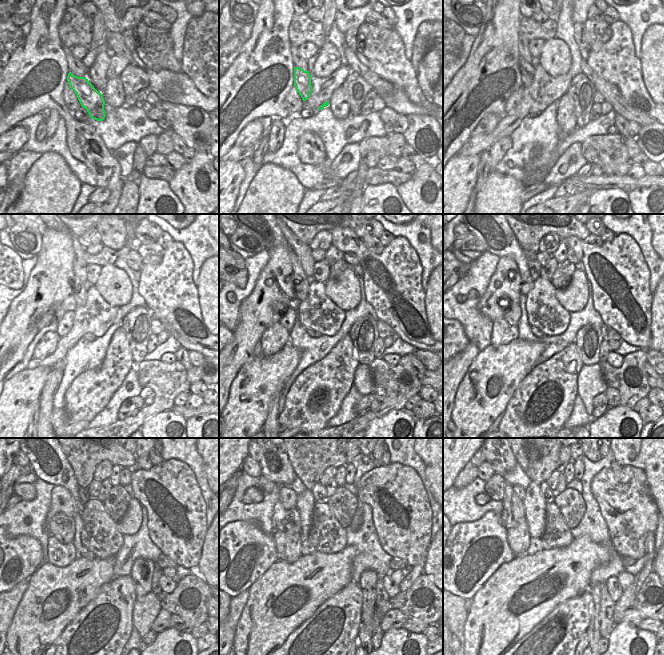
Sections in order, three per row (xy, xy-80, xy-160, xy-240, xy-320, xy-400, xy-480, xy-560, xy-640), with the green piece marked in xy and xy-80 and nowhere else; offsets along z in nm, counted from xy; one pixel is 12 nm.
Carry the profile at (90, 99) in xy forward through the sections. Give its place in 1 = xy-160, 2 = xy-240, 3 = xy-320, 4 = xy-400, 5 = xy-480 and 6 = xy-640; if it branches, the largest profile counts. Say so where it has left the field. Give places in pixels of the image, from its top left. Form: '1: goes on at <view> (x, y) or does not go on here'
1: goes on at xy-160 (527, 71)
2: goes on at xy-240 (79, 292)
3: goes on at xy-320 (301, 286)
4: goes on at xy-400 (496, 235)
5: goes on at xy-480 (47, 460)
6: goes on at xy-640 (502, 459)

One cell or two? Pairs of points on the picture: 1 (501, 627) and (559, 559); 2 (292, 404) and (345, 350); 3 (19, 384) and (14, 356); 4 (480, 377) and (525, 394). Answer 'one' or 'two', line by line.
1: one
2: one
3: two
4: two

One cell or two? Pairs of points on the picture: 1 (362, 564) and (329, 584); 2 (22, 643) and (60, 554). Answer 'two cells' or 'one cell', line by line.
1: two cells
2: two cells

